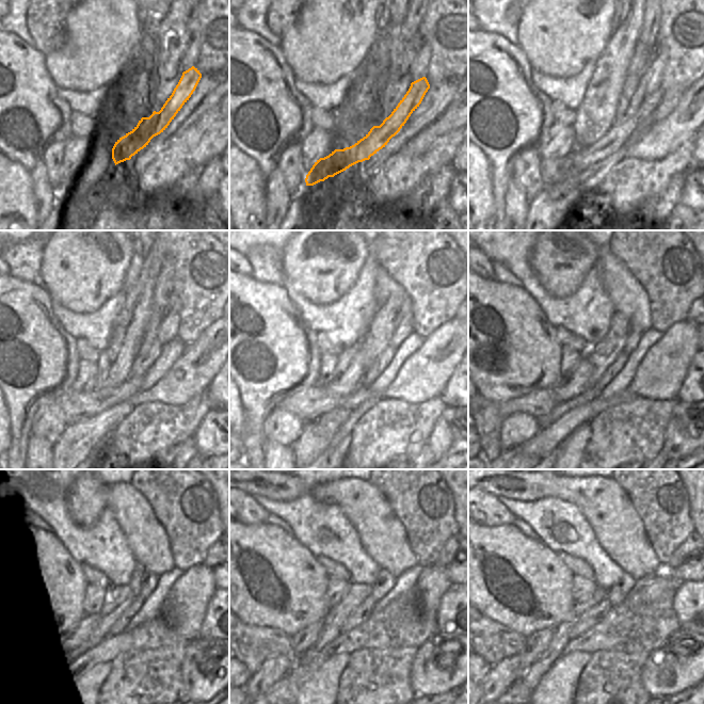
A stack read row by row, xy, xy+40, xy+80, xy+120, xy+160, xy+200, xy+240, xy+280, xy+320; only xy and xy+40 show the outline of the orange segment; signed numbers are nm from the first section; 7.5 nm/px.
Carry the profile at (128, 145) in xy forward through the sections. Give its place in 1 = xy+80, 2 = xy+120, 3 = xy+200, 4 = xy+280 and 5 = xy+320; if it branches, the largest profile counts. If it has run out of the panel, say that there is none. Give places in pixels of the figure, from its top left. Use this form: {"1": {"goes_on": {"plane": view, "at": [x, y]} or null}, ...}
{"1": {"goes_on": {"plane": "xy+80", "at": [553, 170]}}, "2": {"goes_on": {"plane": "xy+120", "at": [76, 405]}}, "3": {"goes_on": {"plane": "xy+200", "at": [490, 415]}}, "4": {"goes_on": {"plane": "xy+280", "at": [252, 645]}}, "5": {"goes_on": {"plane": "xy+320", "at": [493, 641]}}}

